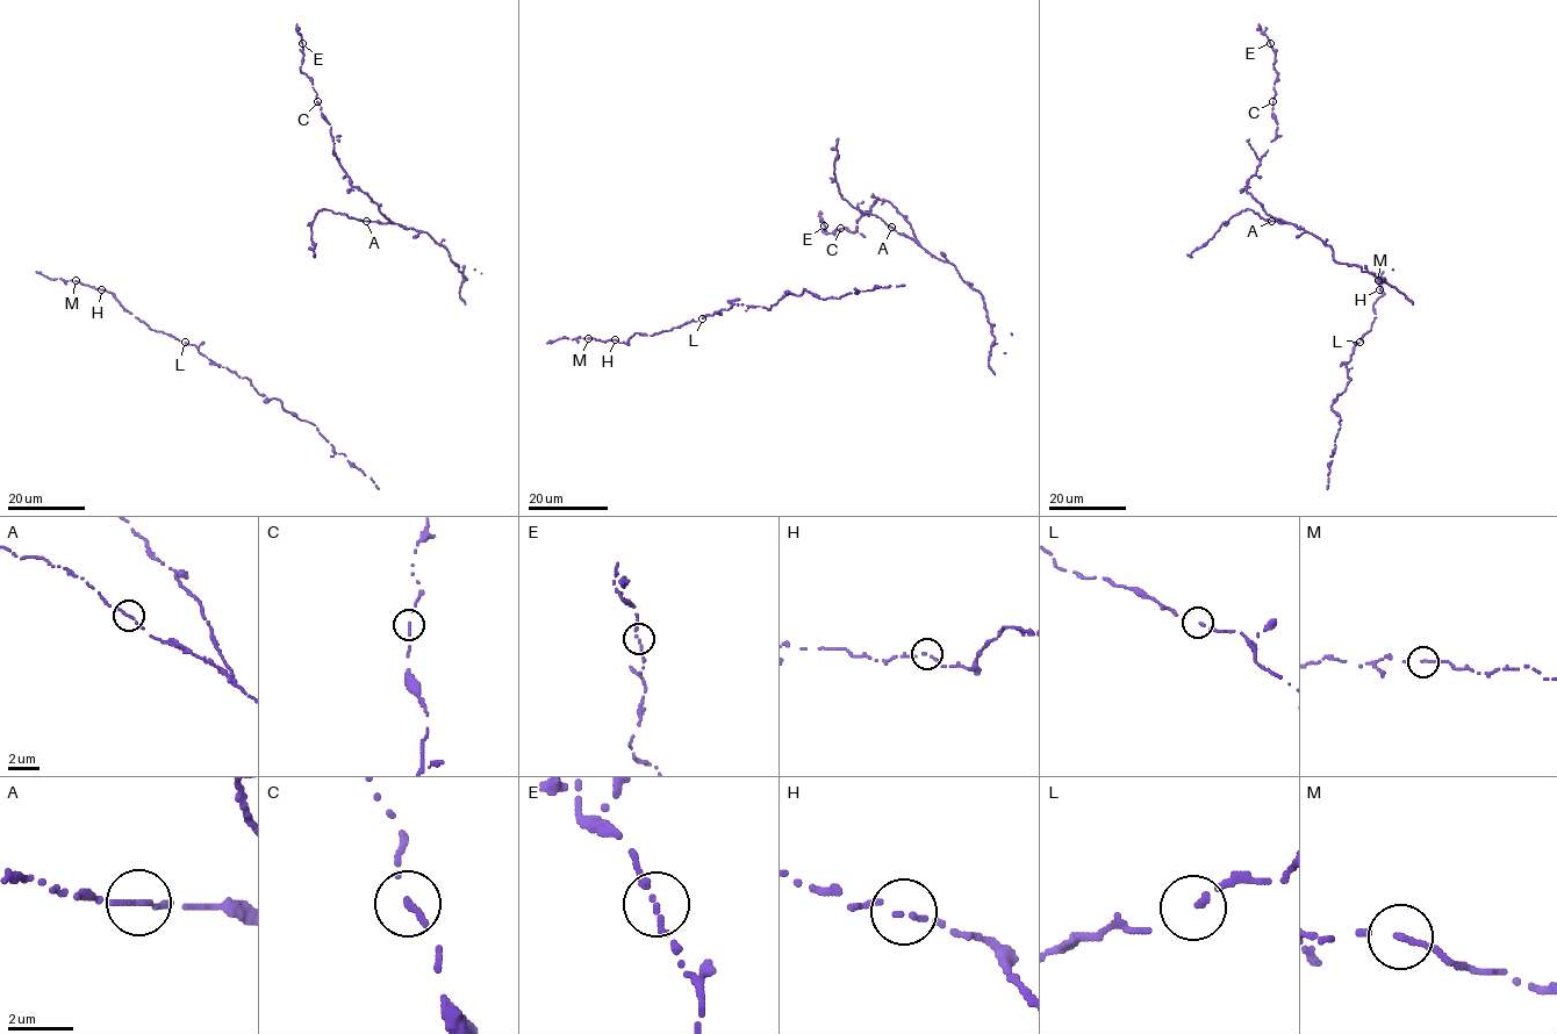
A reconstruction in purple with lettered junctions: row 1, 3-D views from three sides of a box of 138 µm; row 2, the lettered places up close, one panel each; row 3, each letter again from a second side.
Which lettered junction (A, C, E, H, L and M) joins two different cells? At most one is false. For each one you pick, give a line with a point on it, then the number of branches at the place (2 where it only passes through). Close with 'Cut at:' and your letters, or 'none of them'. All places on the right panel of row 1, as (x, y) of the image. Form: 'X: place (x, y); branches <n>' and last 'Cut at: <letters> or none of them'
Cut at: none of them

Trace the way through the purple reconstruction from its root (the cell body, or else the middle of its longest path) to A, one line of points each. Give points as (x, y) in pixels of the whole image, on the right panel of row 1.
A: (1305, 230), (1291, 223), (1271, 221)

